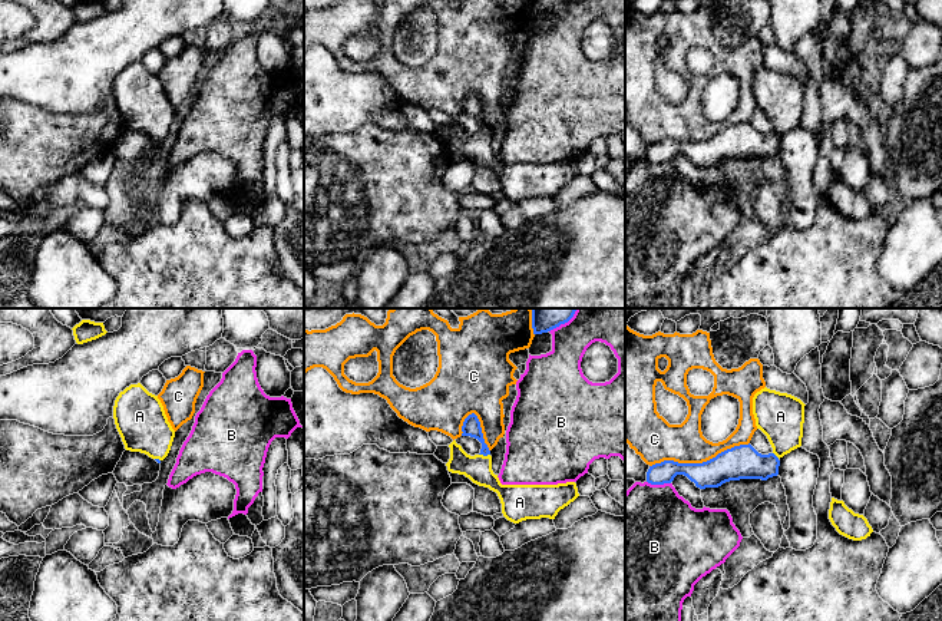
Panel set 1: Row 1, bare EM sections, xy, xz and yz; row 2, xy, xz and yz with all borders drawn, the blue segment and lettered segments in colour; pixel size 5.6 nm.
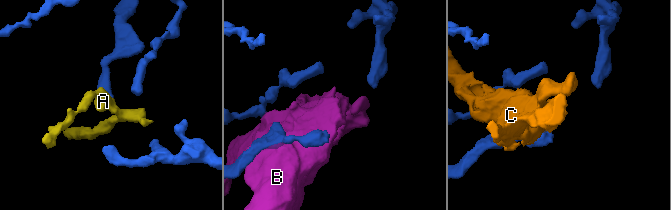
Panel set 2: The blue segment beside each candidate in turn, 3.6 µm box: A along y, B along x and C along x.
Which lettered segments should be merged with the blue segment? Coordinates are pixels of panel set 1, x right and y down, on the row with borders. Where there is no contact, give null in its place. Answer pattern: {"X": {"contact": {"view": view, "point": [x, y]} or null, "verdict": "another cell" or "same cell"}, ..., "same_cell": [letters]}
{"A": {"contact": {"view": "xz", "point": [485, 455]}, "verdict": "same cell"}, "B": {"contact": {"view": "yz", "point": [658, 484]}, "verdict": "another cell"}, "C": {"contact": {"view": "yz", "point": [698, 463]}, "verdict": "another cell"}, "same_cell": ["A"]}

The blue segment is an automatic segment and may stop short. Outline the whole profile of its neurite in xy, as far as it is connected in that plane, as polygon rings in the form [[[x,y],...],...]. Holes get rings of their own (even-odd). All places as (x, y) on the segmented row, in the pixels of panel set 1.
[[[141,383],[119,393],[113,419],[126,450],[145,453],[158,463],[168,456],[175,430],[158,396]]]

